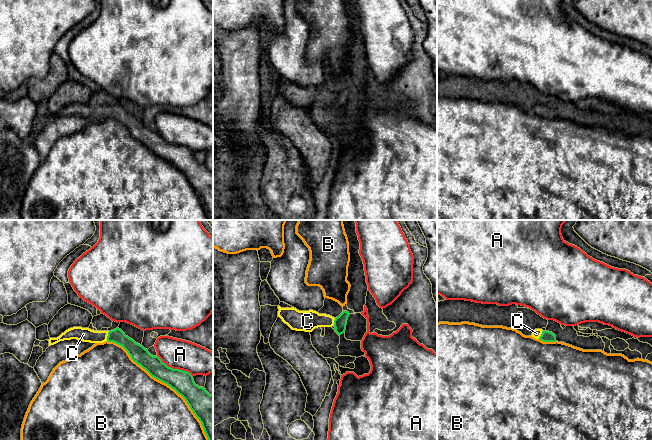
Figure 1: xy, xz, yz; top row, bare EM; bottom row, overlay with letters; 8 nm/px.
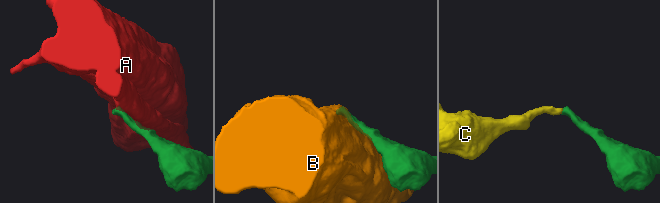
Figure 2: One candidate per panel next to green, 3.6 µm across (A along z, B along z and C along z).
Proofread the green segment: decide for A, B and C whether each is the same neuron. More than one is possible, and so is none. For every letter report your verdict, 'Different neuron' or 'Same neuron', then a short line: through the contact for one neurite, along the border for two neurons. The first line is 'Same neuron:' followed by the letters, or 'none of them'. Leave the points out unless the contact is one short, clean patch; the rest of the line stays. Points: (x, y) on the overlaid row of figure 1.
Same neuron: C
A: Different neuron. Line: xy (157, 355), (168, 366), (186, 370), (192, 376)
B: Different neuron
C: Same neuron. Line: xy (117, 336), (107, 336), (83, 334)

